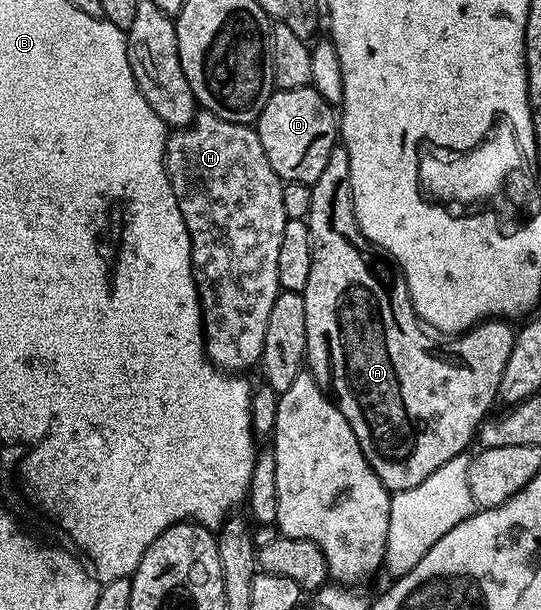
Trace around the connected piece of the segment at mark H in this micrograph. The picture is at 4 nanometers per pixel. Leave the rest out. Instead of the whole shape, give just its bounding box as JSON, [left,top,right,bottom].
[164,111,289,374]

